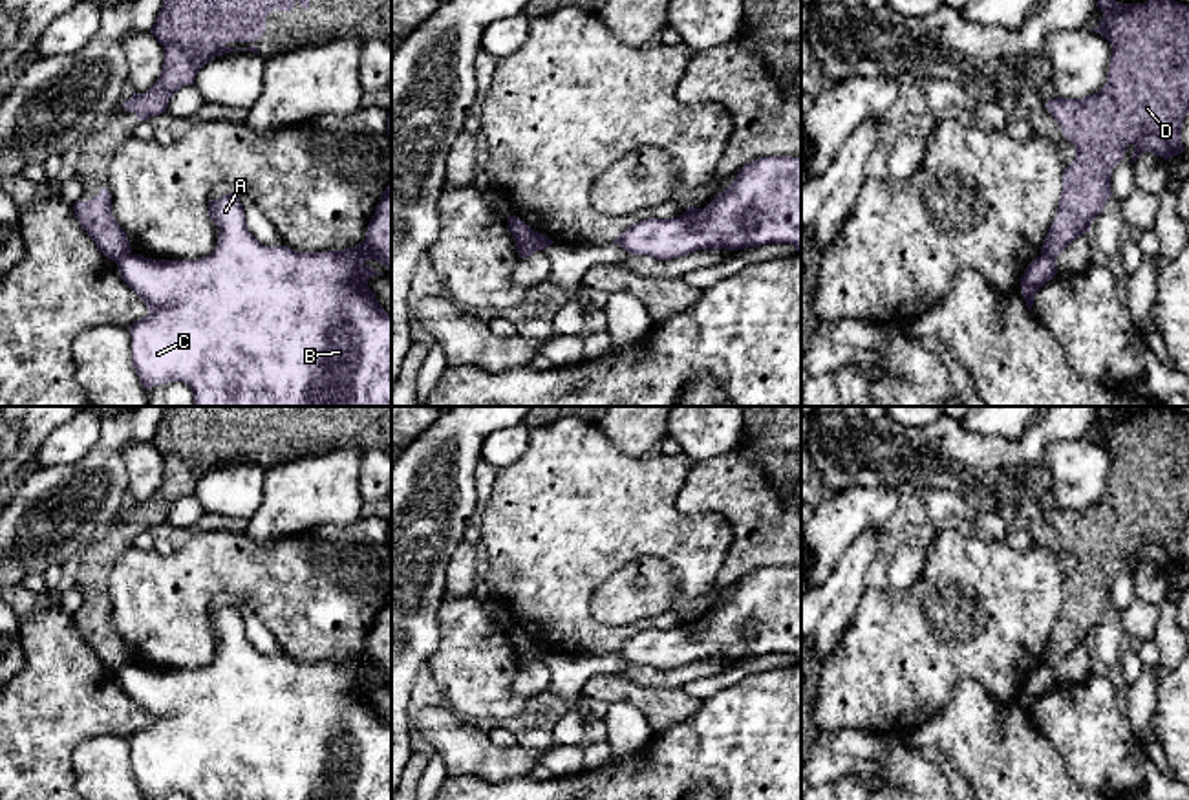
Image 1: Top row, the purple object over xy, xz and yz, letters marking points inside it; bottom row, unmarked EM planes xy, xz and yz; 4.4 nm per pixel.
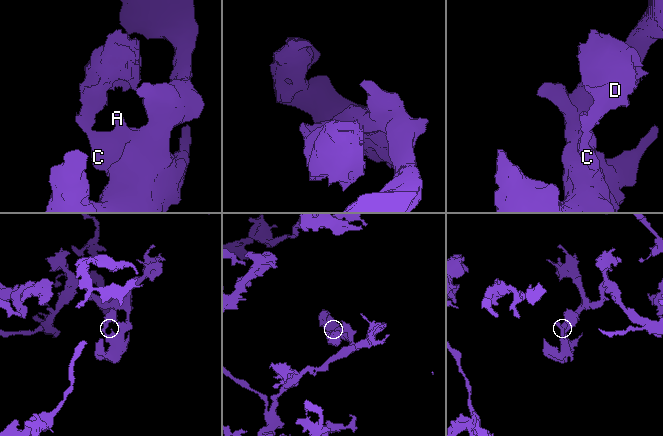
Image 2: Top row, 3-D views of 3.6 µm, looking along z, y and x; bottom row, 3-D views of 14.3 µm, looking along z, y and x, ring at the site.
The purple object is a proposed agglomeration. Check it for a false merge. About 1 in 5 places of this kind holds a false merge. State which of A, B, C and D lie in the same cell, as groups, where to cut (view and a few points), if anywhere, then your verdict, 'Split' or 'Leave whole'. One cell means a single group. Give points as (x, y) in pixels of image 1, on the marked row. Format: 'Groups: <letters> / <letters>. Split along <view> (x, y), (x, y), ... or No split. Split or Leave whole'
Groups: A B C / D. Split along xz (533, 233), (533, 242), (540, 249). Split

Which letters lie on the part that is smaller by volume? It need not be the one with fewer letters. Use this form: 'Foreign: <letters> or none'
Foreign: D

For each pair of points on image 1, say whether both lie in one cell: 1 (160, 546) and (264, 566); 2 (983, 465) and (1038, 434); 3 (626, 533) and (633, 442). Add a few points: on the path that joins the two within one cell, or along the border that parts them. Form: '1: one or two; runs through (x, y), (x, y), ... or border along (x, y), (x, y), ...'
1: two; border along (176, 550), (165, 555), (152, 551)
2: one; runs through (996, 465), (1010, 462), (1025, 447)
3: two; border along (599, 427), (622, 453), (644, 458)

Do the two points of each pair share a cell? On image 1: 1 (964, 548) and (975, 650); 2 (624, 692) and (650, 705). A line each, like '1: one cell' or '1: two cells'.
1: one cell
2: one cell

